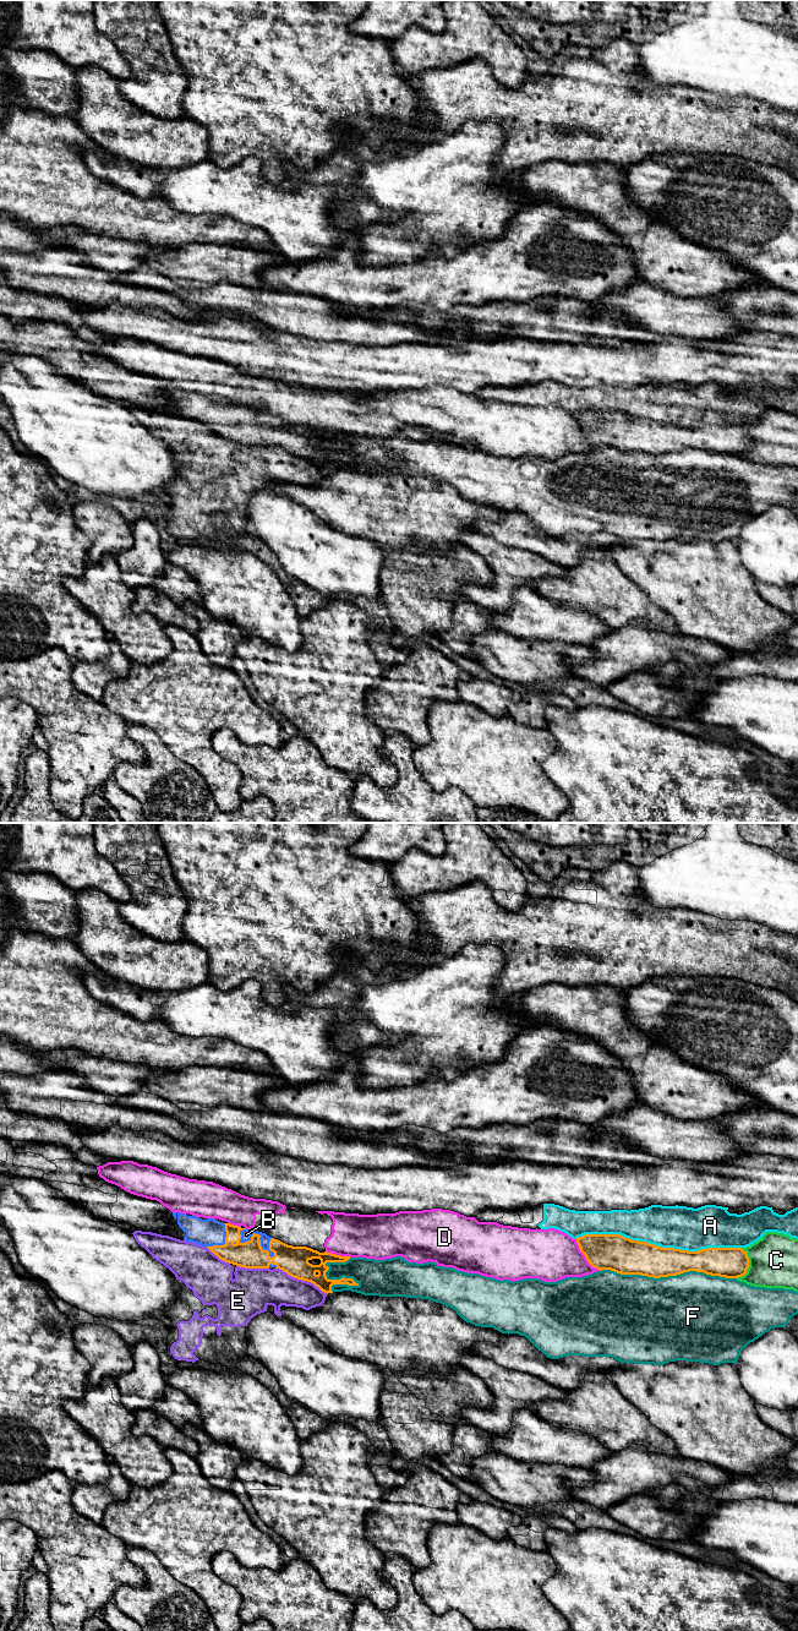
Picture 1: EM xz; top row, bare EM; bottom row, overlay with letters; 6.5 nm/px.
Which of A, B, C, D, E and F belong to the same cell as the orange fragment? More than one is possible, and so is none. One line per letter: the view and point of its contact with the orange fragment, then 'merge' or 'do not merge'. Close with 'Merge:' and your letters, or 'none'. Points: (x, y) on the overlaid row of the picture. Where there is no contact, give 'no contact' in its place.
A: xz (659, 1247) | do not merge
B: xz (257, 1234) | merge
C: xz (748, 1265) | do not merge
D: xz (585, 1256) | do not merge
E: xz (301, 1278) | do not merge
F: xz (668, 1275) | do not merge
Merge: B

